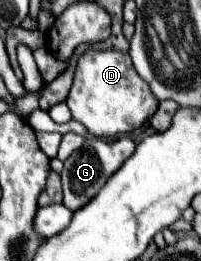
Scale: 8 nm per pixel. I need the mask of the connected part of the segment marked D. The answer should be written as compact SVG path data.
M87 51L79 57L73 87L67 97L73 119L83 123L91 135L113 137L141 127L157 109L149 85L135 73L131 57L119 51Z

